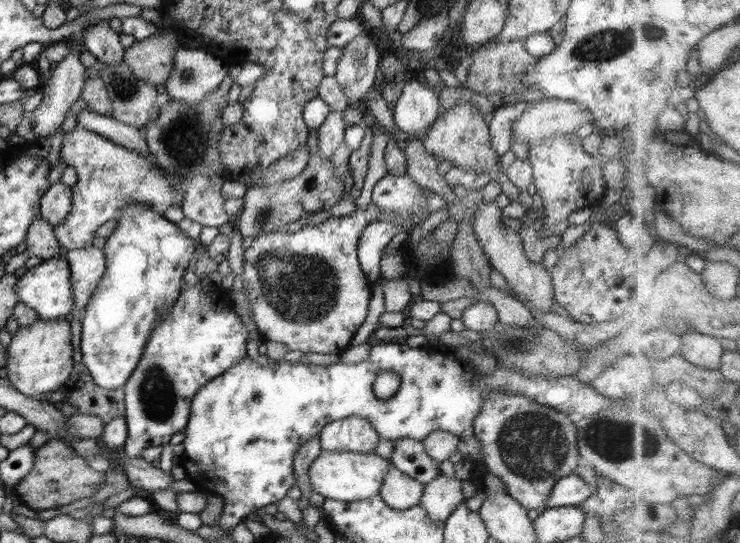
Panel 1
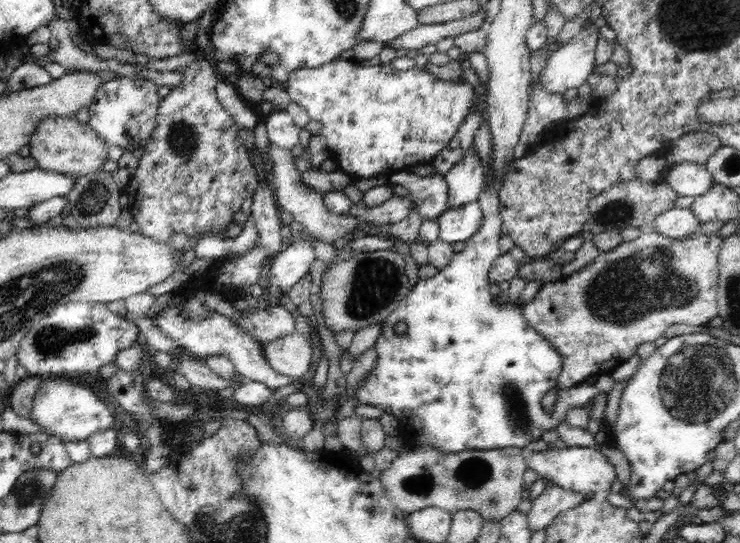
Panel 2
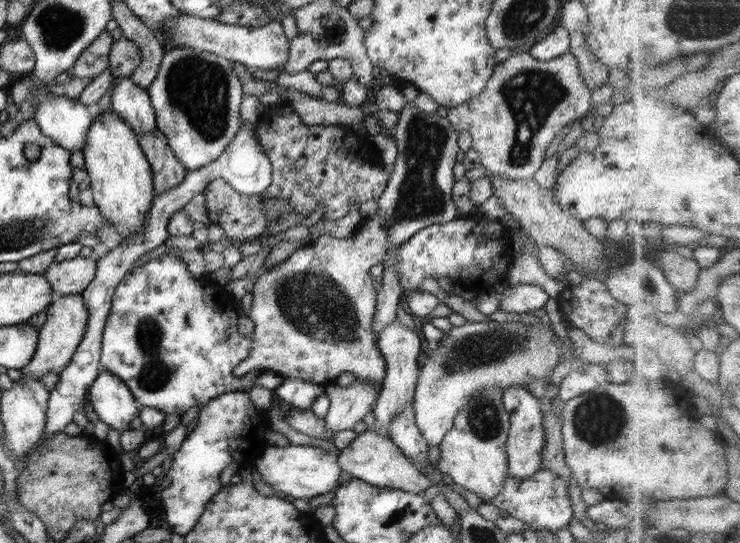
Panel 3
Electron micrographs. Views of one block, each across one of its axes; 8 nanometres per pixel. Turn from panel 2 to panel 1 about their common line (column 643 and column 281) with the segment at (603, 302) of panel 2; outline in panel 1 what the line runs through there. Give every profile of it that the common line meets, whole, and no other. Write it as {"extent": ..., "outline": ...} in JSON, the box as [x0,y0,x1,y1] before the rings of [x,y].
{"extent":[238,203,398,354],"outline":[[[370,203],[366,208],[356,208],[345,217],[330,217],[324,223],[304,226],[294,233],[281,229],[260,234],[243,253],[243,273],[238,285],[248,289],[250,308],[256,320],[257,332],[266,341],[282,342],[288,351],[318,352],[318,354],[344,353],[360,325],[366,320],[368,304],[374,283],[370,282],[357,257],[361,232],[376,221],[398,218],[397,214],[385,214]]]}

